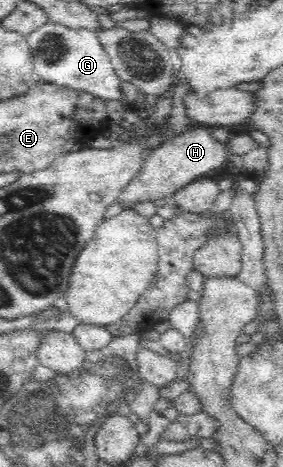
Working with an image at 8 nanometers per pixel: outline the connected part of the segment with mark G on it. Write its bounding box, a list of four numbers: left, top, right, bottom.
[25,23,121,100]

